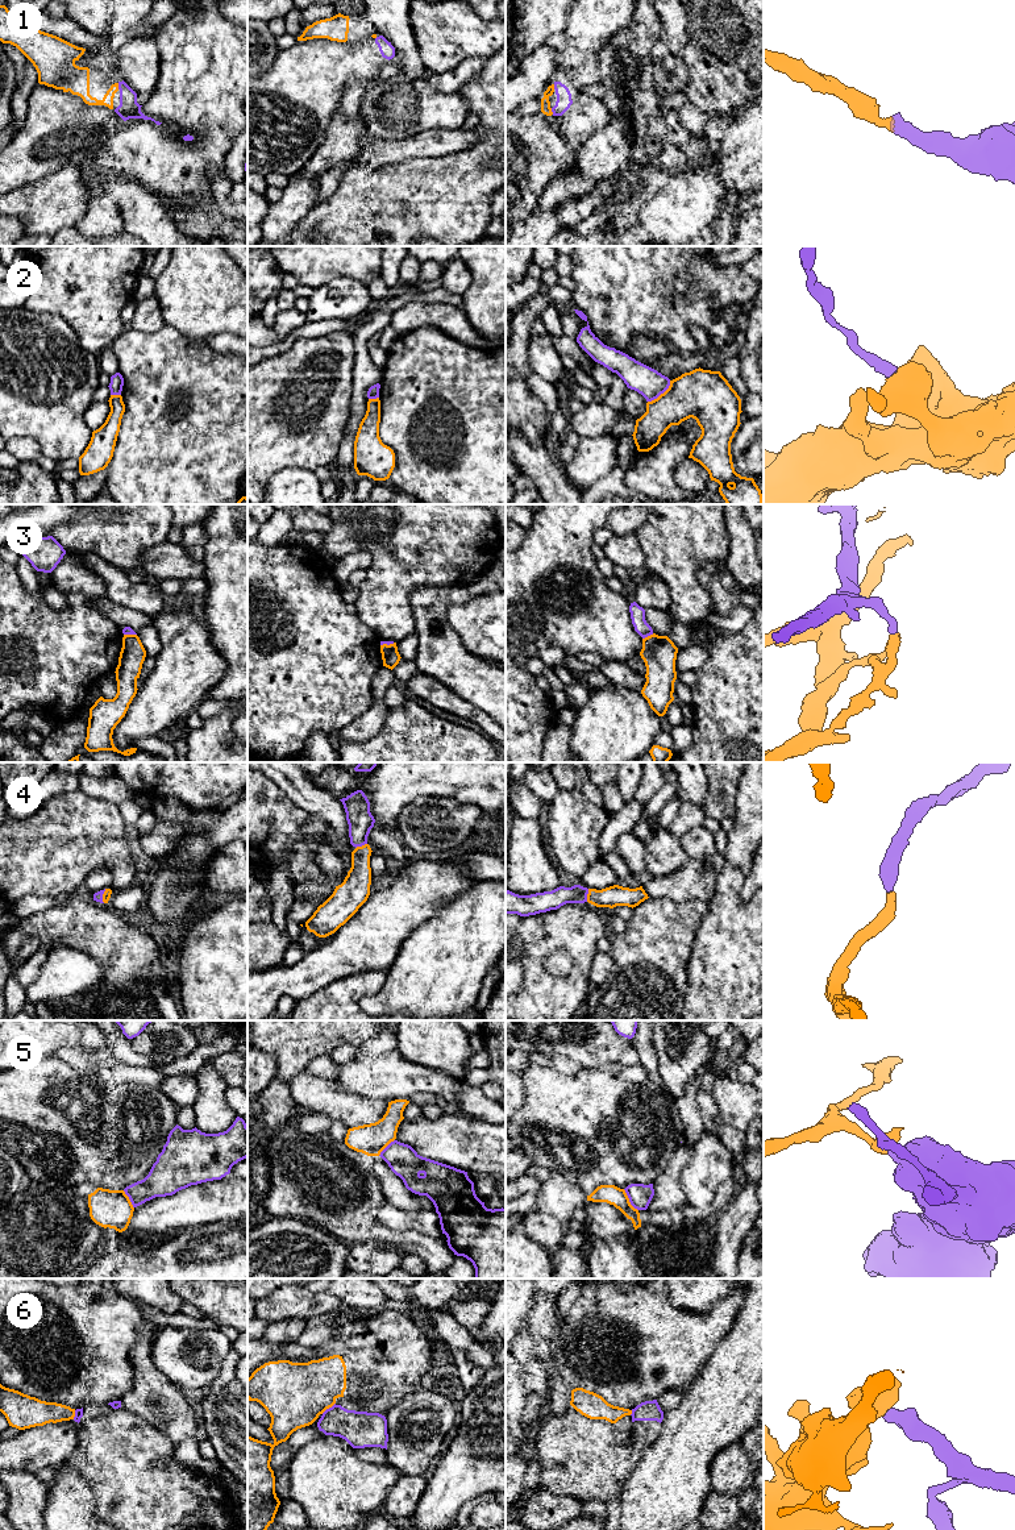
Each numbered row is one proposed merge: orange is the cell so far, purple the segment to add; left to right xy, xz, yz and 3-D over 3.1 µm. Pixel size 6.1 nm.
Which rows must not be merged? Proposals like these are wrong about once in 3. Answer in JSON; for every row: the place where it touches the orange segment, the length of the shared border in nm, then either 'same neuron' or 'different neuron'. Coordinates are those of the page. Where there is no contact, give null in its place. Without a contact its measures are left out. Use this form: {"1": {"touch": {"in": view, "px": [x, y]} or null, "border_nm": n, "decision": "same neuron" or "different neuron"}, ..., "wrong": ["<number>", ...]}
{"1": {"touch": {"in": "xy", "px": [117, 86]}, "border_nm": 40, "decision": "same neuron"}, "2": {"touch": {"in": "yz", "px": [661, 394]}, "border_nm": 190, "decision": "different neuron"}, "3": {"touch": {"in": "yz", "px": [648, 636]}, "border_nm": 80, "decision": "different neuron"}, "4": {"touch": {"in": "yz", "px": [587, 896]}, "border_nm": 80, "decision": "same neuron"}, "5": {"touch": {"in": "yz", "px": [628, 1200]}, "border_nm": 160, "decision": "different neuron"}, "6": {"touch": {"in": "xz", "px": [328, 1408]}, "border_nm": 110, "decision": "different neuron"}, "wrong": ["2", "3", "5", "6"]}

